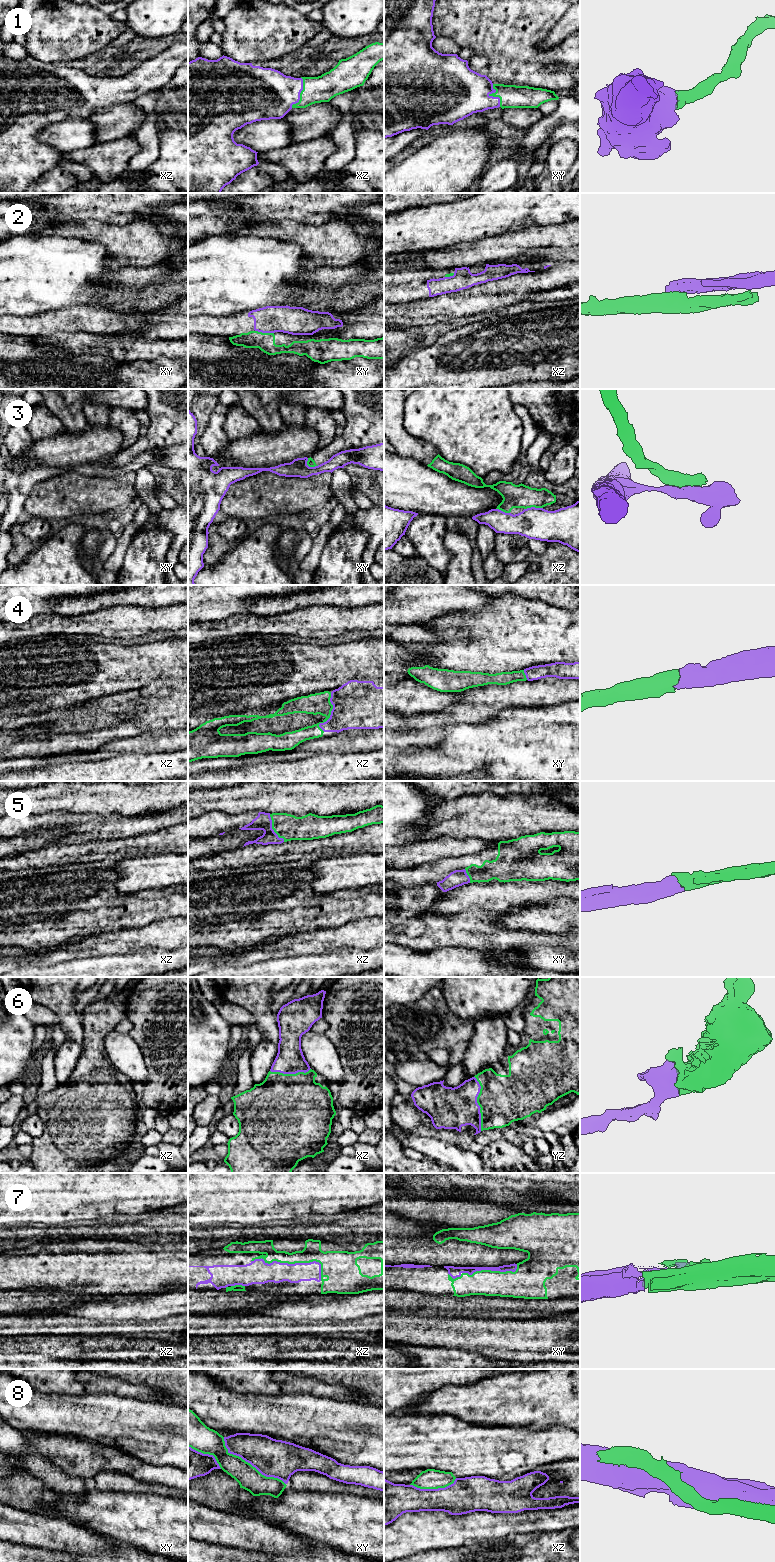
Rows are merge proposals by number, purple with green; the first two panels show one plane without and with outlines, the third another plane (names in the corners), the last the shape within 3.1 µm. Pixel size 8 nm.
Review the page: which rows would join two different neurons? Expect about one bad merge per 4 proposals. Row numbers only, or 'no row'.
2, 3, 8

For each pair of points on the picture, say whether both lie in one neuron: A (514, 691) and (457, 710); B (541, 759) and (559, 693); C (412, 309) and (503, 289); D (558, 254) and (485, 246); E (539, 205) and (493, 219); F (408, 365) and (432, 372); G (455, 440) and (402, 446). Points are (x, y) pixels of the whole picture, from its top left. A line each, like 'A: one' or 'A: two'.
A: one
B: two
C: one
D: two
E: one
F: one
G: two

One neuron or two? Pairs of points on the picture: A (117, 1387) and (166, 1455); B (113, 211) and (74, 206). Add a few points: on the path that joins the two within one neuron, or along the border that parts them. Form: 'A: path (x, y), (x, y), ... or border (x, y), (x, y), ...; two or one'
A: border (101, 1392), (131, 1396), (147, 1401); two
B: path (103, 206), (84, 206); one

